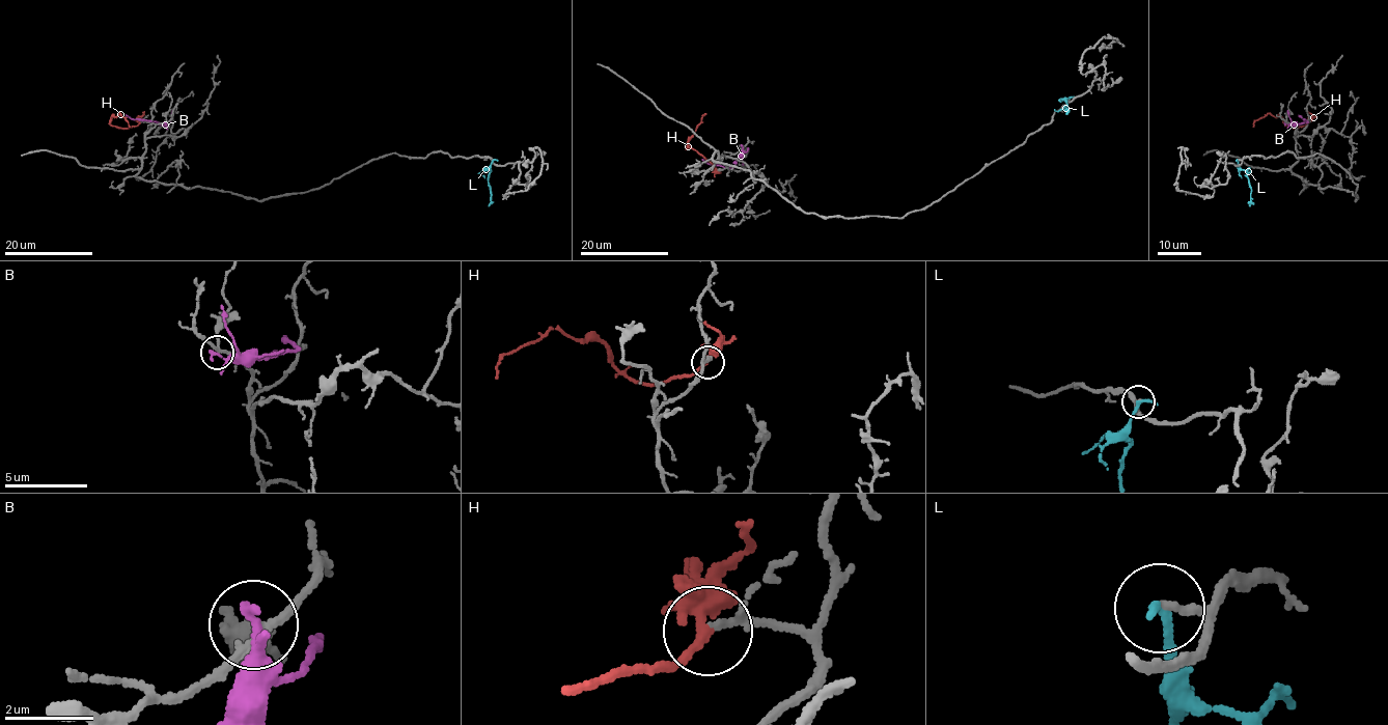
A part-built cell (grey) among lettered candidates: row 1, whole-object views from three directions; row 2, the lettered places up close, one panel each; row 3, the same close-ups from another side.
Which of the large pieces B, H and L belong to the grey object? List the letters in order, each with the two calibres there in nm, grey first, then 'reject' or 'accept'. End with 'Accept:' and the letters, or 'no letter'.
B: 170 nm thick on the grey side, 200 nm on the other; reject
H: 130 nm thick on the grey side, 260 nm on the other; accept
L: 140 nm thick on the grey side, 240 nm on the other; reject
Accept: H

